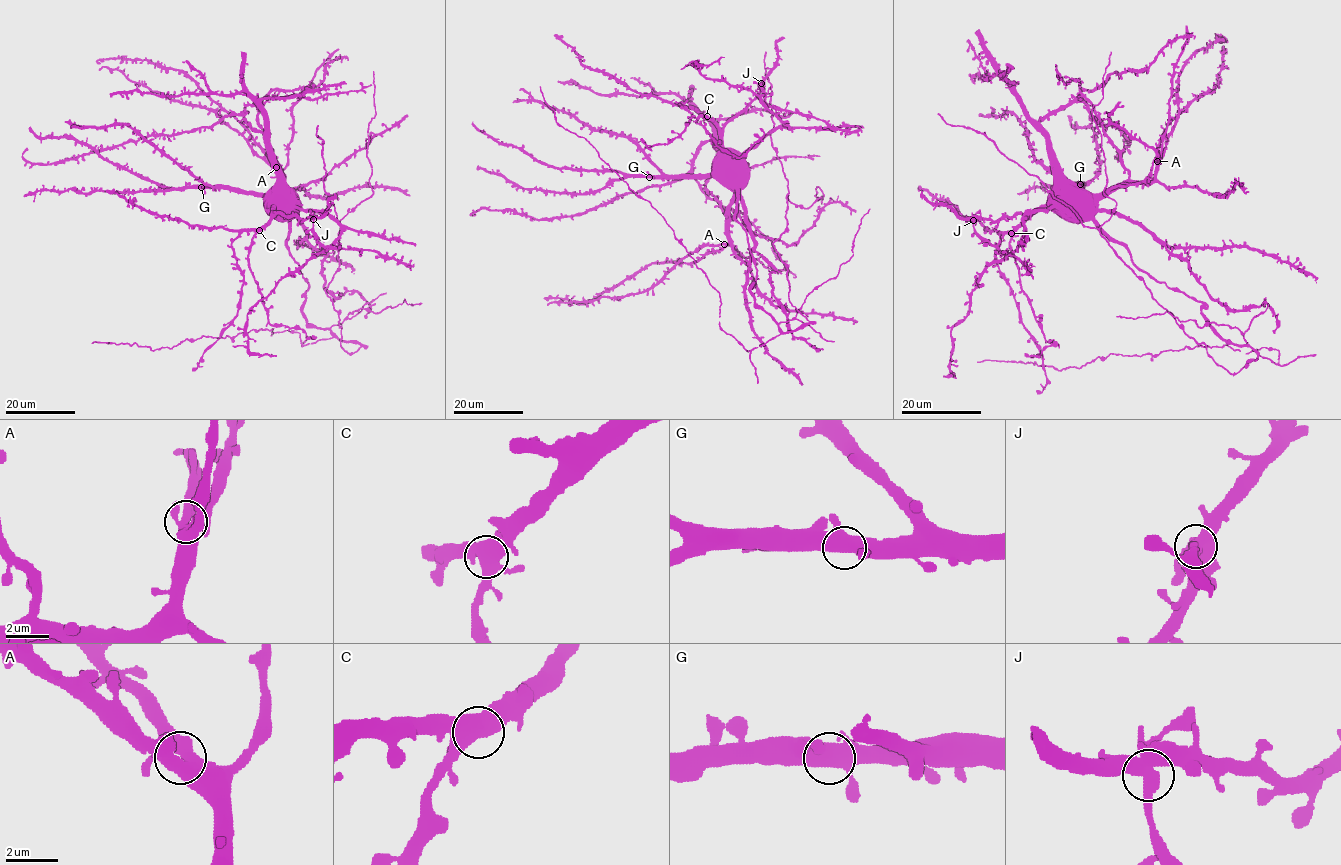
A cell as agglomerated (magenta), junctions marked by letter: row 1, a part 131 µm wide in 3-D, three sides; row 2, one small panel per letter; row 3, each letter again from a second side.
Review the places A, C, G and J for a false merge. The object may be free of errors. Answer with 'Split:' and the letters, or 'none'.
Split: J

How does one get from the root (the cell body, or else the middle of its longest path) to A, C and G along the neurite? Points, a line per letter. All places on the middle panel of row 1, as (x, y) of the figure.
A: (716, 169), (713, 168), (712, 174), (733, 192), (729, 209), (729, 243), (724, 244)
C: (716, 169), (713, 159), (720, 149), (720, 130), (707, 116)
G: (716, 169), (709, 174), (649, 177)

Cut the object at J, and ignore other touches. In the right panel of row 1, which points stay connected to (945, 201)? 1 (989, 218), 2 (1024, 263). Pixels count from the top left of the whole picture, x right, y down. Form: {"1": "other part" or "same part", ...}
{"1": "same part", "2": "other part"}

